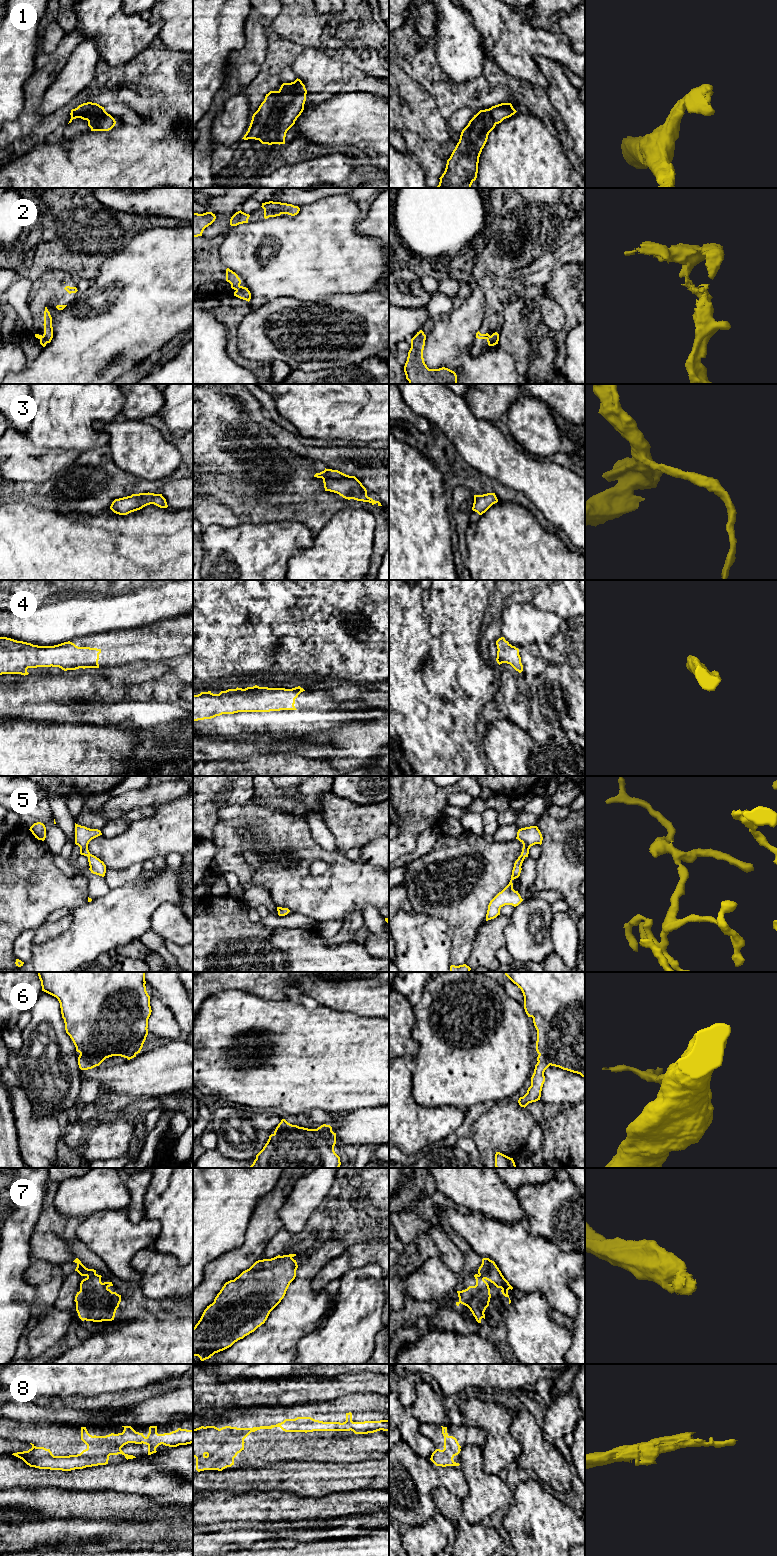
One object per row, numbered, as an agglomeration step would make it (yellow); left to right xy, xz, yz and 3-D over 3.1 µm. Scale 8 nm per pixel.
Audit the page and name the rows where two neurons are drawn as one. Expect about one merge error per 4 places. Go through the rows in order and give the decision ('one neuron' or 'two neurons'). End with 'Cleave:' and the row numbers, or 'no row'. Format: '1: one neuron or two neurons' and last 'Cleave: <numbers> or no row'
1: one neuron
2: one neuron
3: one neuron
4: one neuron
5: one neuron
6: one neuron
7: one neuron
8: one neuron
Cleave: no row

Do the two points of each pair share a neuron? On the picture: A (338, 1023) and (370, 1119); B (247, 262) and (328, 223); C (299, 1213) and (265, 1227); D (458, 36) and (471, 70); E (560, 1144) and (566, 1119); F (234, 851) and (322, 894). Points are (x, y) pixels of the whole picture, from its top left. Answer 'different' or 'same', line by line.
A: different
B: same
C: different
D: same
E: same
F: same

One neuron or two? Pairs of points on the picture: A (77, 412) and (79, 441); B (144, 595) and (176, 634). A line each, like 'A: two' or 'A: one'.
A: one
B: two

